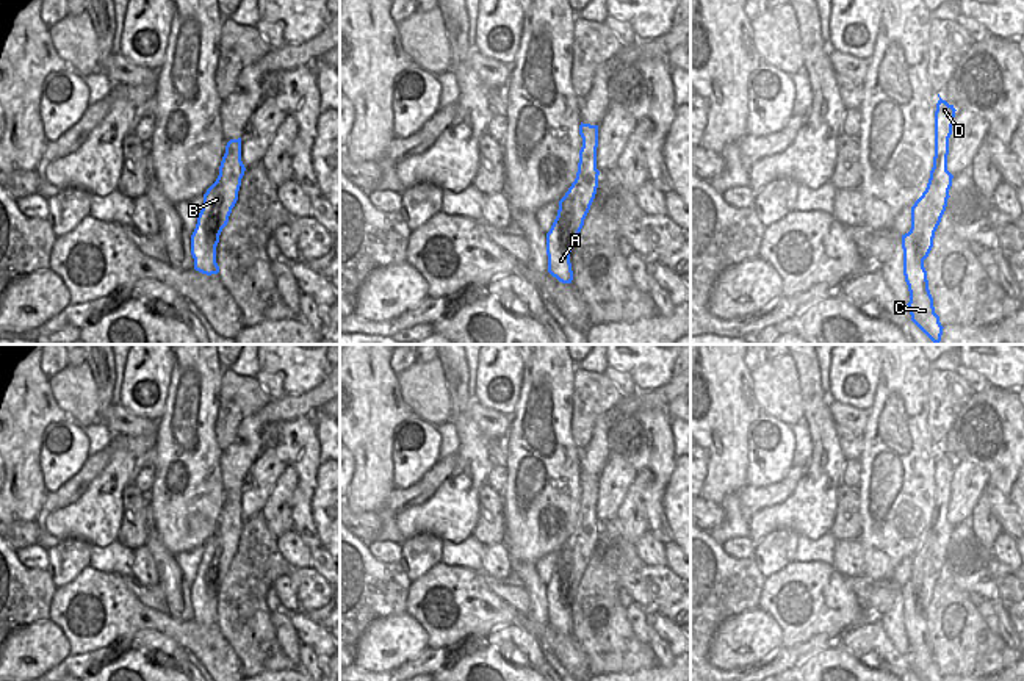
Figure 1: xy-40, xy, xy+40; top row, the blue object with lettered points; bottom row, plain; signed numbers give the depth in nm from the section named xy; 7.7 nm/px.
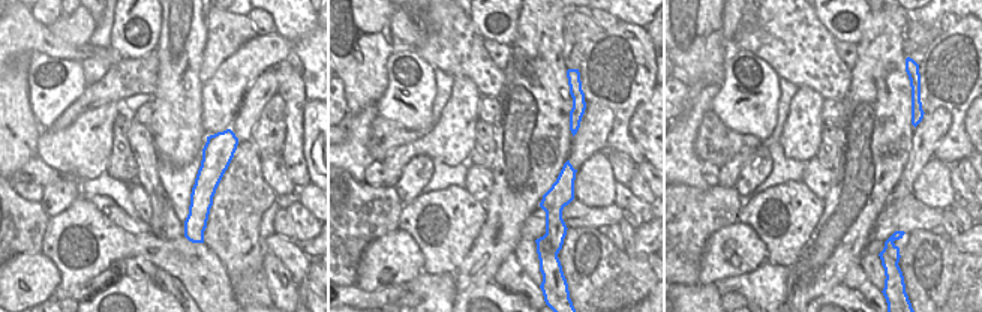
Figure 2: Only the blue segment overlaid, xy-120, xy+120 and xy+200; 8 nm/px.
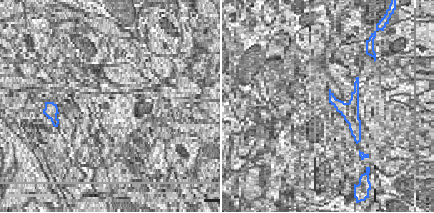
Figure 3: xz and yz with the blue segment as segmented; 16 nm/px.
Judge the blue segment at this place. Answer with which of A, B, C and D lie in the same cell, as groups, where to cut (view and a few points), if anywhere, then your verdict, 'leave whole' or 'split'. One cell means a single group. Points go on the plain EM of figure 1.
A B C / D | xy-40 (227, 493), (232, 497), (234, 504), (240, 508) | split

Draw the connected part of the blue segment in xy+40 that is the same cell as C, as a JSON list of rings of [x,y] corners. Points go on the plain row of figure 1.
[[[933,507],[933,518],[930,521],[930,529],[922,546],[911,557],[911,579],[908,584],[902,586],[903,600],[903,626],[910,642],[908,662],[911,672],[921,681],[943,681],[939,667],[935,664],[933,648],[928,640],[927,622],[924,618],[924,611],[928,607],[933,598],[935,582],[941,573],[941,568],[947,557],[949,540],[952,537],[954,526],[947,521],[947,510],[943,507]]]

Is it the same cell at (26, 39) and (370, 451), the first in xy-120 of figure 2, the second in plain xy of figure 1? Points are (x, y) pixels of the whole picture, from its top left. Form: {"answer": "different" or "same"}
{"answer": "same"}

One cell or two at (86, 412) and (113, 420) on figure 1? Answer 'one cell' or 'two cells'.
two cells

